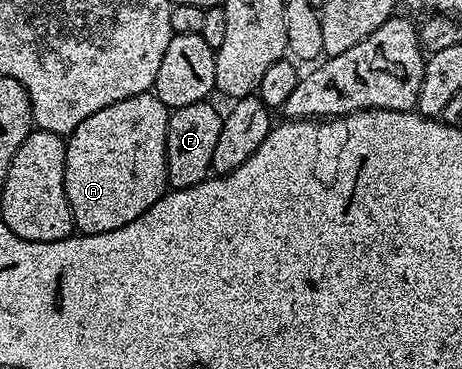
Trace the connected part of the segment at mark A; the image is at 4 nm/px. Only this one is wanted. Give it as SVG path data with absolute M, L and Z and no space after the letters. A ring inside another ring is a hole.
M152 92L136 94L127 100L107 104L107 108L99 108L99 112L95 112L95 116L87 116L87 120L83 120L83 124L79 124L79 128L75 128L72 134L68 135L65 143L65 191L71 208L73 225L80 233L98 234L99 232L111 232L115 228L123 228L123 224L131 224L131 220L143 216L143 212L147 212L147 208L151 208L151 204L155 204L167 193L167 187L169 186L169 177L167 176L167 124L169 123L170 113L169 107L164 106L158 100L156 94Z

